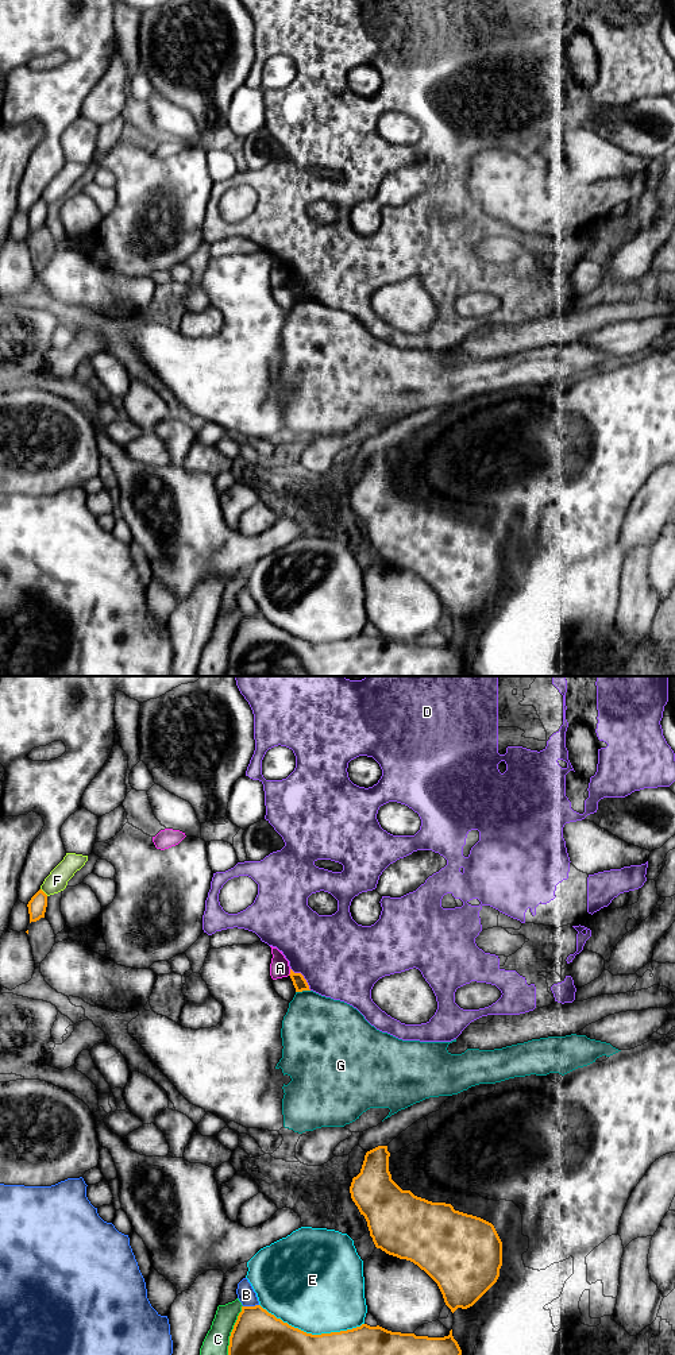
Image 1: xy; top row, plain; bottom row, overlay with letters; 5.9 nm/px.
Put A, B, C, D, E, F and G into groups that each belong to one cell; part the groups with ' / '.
A / B / C / D / E / F / G

